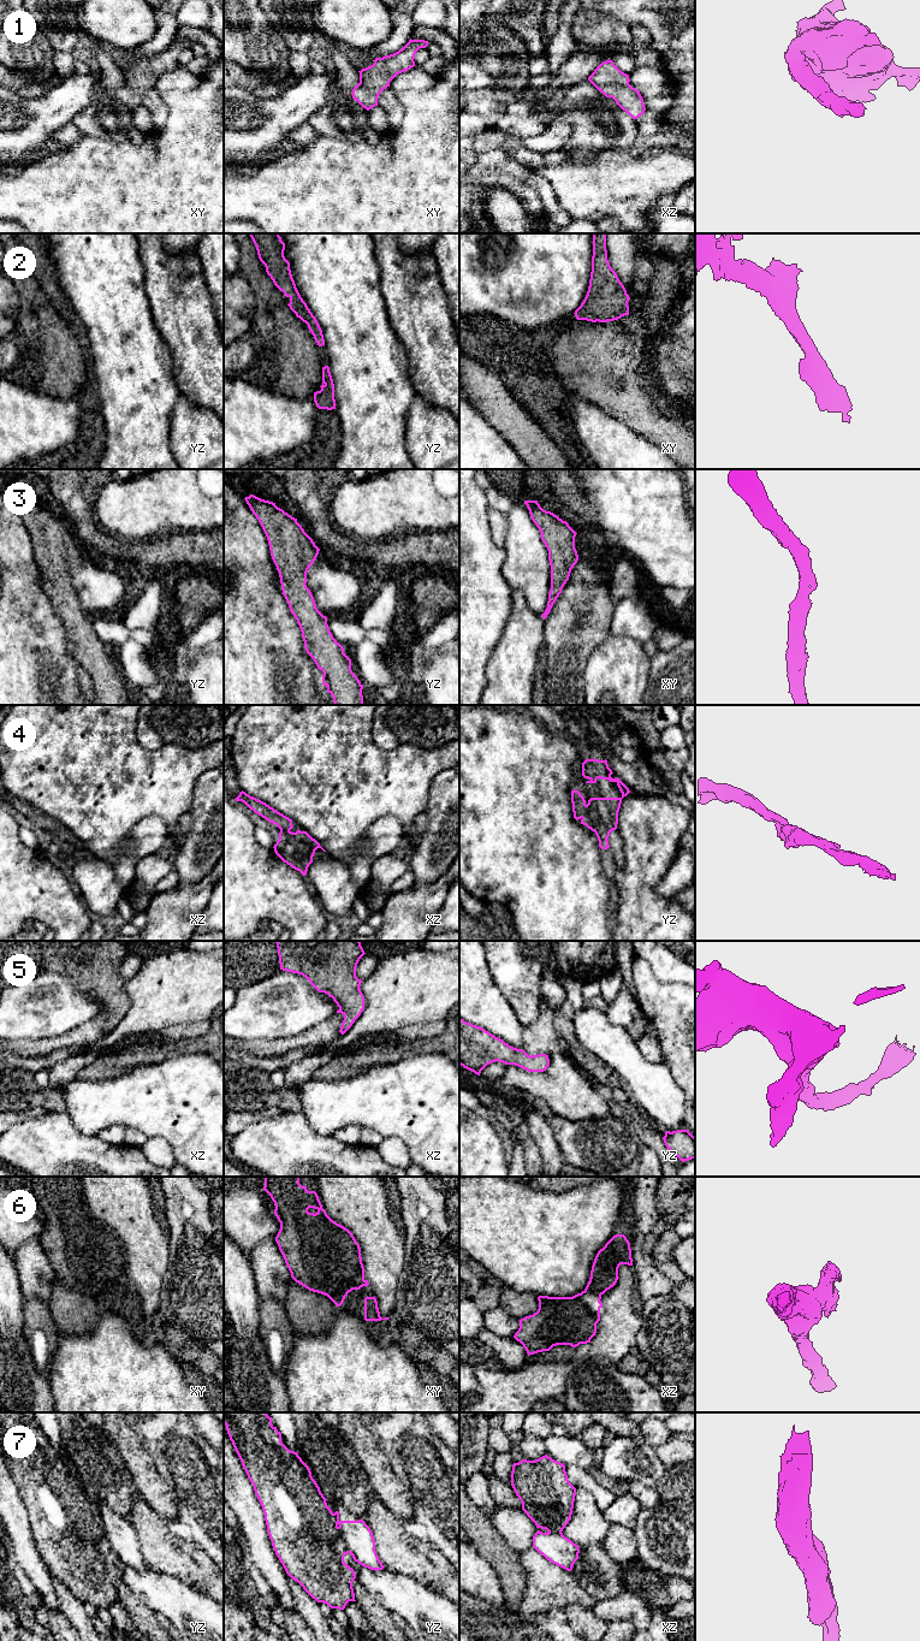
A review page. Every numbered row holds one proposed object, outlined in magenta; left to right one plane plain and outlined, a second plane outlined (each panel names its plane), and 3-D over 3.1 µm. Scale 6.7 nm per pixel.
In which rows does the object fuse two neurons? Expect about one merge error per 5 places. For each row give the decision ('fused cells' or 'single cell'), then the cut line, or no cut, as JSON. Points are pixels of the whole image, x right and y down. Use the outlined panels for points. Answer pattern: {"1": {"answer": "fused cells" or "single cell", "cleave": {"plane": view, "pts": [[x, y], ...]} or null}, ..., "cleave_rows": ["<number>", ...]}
{"1": {"answer": "single cell", "cleave": null}, "2": {"answer": "single cell", "cleave": null}, "3": {"answer": "single cell", "cleave": null}, "4": {"answer": "single cell", "cleave": null}, "5": {"answer": "single cell", "cleave": null}, "6": {"answer": "single cell", "cleave": null}, "7": {"answer": "fused cells", "cleave": {"plane": "yz", "pts": [[338, 1527], [349, 1552]]}}, "cleave_rows": ["7"]}

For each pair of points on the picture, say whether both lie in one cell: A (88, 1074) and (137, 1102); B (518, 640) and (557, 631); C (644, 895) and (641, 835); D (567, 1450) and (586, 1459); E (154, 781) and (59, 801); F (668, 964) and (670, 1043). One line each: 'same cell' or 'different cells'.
A: different cells
B: different cells
C: same cell
D: same cell
E: same cell
F: different cells

